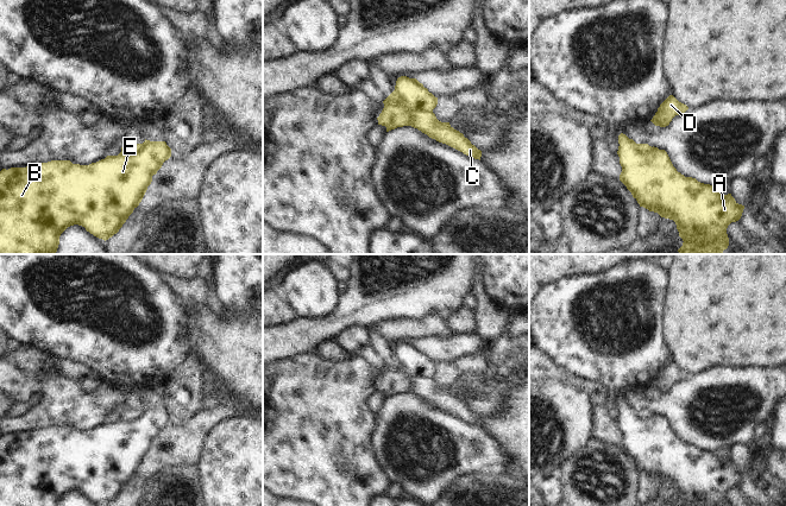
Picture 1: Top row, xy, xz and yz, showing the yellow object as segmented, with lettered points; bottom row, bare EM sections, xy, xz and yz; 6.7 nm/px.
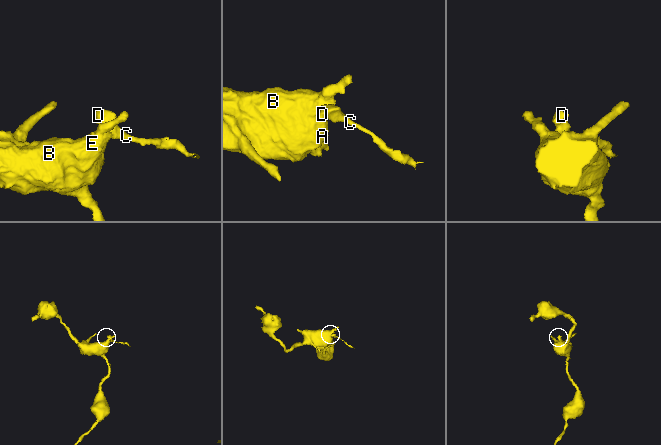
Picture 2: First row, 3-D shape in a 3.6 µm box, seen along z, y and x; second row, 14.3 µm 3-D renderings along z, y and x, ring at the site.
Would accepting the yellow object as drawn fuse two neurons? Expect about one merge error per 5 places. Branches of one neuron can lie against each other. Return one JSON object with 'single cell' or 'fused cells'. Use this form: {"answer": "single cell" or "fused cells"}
{"answer": "fused cells"}

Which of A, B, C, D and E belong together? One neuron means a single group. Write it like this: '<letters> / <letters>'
A B E / C D

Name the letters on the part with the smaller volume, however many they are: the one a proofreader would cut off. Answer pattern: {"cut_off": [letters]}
{"cut_off": ["C", "D"]}

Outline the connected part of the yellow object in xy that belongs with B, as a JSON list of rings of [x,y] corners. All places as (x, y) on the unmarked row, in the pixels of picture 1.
[[[165,407],[143,409],[142,416],[133,422],[120,418],[107,422],[89,431],[73,430],[70,426],[51,426],[26,434],[11,434],[0,437],[0,506],[59,506],[70,492],[78,491],[94,502],[108,506],[119,498],[128,482],[142,468],[152,442],[171,423]]]

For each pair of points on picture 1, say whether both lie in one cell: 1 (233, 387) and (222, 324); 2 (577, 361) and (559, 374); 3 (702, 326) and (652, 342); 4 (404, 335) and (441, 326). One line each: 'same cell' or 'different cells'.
1: same cell
2: different cells
3: different cells
4: same cell

